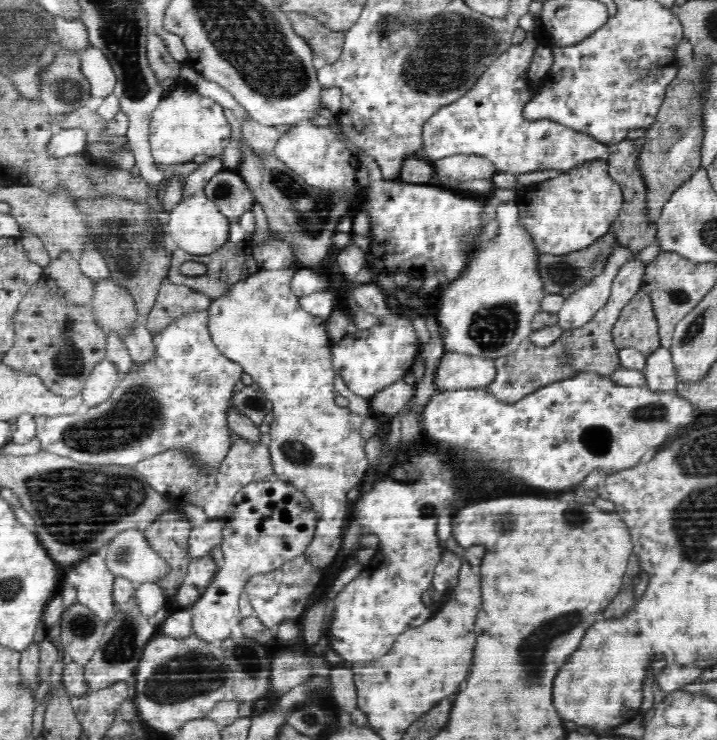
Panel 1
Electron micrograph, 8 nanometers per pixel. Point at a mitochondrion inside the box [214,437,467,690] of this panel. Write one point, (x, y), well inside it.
(247, 656)

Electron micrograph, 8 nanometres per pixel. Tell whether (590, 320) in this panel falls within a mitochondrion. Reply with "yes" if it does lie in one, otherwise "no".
no

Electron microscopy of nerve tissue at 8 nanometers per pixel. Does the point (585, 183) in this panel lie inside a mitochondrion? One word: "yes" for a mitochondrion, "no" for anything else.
no

